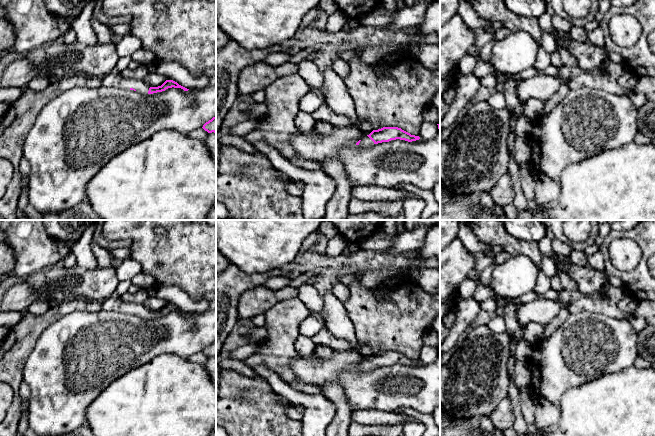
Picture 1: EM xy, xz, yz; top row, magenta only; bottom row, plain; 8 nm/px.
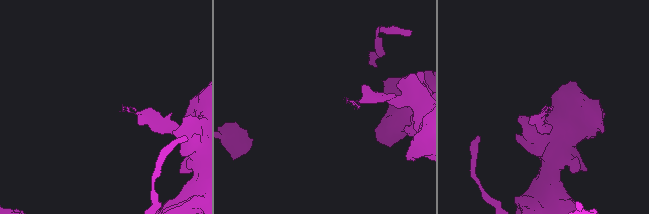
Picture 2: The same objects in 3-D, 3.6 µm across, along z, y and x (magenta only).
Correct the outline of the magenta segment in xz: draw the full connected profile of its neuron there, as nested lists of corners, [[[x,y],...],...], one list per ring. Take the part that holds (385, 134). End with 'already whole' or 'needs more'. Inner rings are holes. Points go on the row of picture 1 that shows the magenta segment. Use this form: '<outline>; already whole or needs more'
[[[383,127],[378,130],[373,130],[369,135],[359,140],[356,145],[368,147],[373,144],[389,142],[391,140],[405,140],[408,142],[419,140],[419,136],[411,135],[410,133],[398,127]]]; needs more

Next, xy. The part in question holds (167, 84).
[[[113,70],[108,73],[106,76],[101,78],[101,82],[103,87],[107,88],[120,88],[126,90],[134,90],[143,94],[153,94],[157,92],[165,91],[168,88],[181,88],[184,91],[188,91],[189,89],[179,85],[177,82],[173,80],[166,80],[161,86],[158,87],[149,87],[147,84],[143,82],[143,80],[135,80],[125,78],[121,75],[121,73],[117,70]]]; needs more

